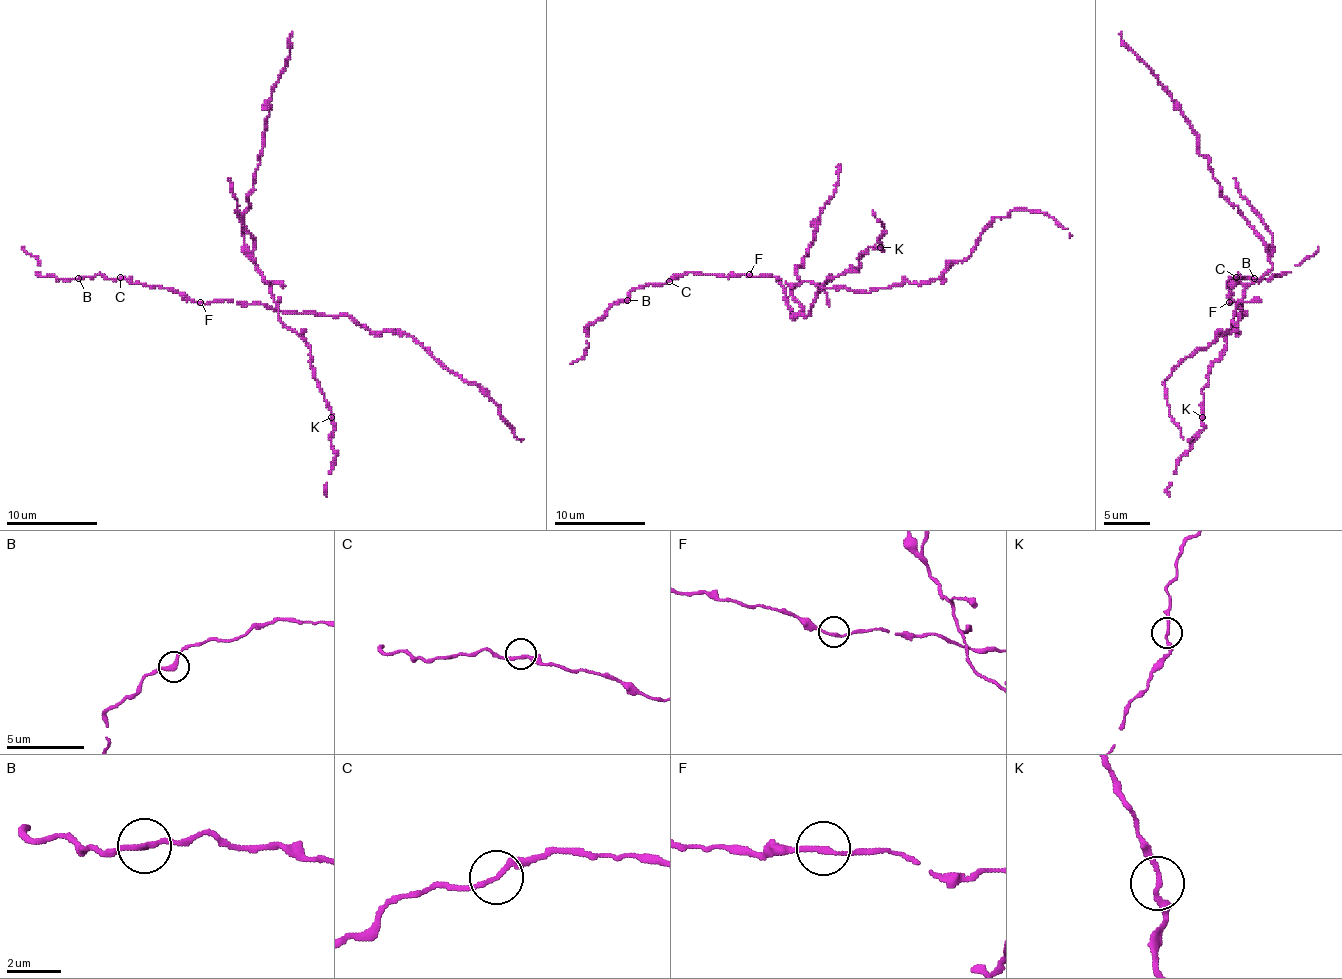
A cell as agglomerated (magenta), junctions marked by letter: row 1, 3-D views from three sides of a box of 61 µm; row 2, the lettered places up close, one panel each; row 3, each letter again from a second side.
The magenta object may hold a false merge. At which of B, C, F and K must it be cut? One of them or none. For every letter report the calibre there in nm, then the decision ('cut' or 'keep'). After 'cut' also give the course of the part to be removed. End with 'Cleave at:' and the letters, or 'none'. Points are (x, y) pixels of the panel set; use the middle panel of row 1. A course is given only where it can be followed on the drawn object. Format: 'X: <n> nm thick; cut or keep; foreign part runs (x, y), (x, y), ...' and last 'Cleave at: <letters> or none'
B: 200 nm thick; keep
C: 200 nm thick; keep
F: 170 nm thick; keep
K: 200 nm thick; keep
Cleave at: none

